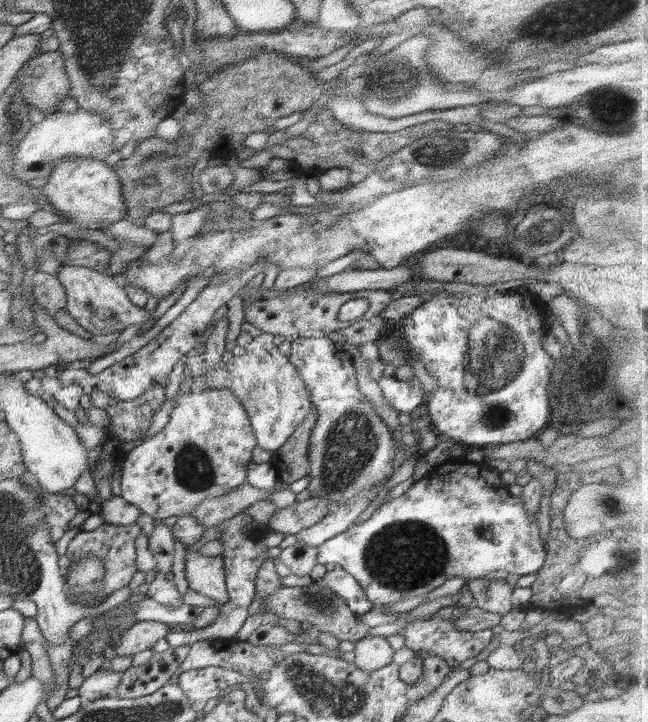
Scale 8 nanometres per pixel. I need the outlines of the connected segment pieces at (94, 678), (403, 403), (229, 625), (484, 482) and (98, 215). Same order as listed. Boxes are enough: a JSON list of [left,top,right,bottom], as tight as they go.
[[77,665,122,702],[377,376,427,413],[166,510,268,648],[317,459,547,606],[42,156,127,229]]

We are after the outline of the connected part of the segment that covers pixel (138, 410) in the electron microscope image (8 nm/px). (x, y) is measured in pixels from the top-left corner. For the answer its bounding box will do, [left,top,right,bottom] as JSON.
[89,384,167,442]

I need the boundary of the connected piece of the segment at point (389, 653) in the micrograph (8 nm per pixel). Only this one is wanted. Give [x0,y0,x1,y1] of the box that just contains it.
[353,636,394,673]

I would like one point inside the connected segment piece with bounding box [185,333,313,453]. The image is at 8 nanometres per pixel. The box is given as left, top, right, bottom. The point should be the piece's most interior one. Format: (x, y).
(276, 399)

